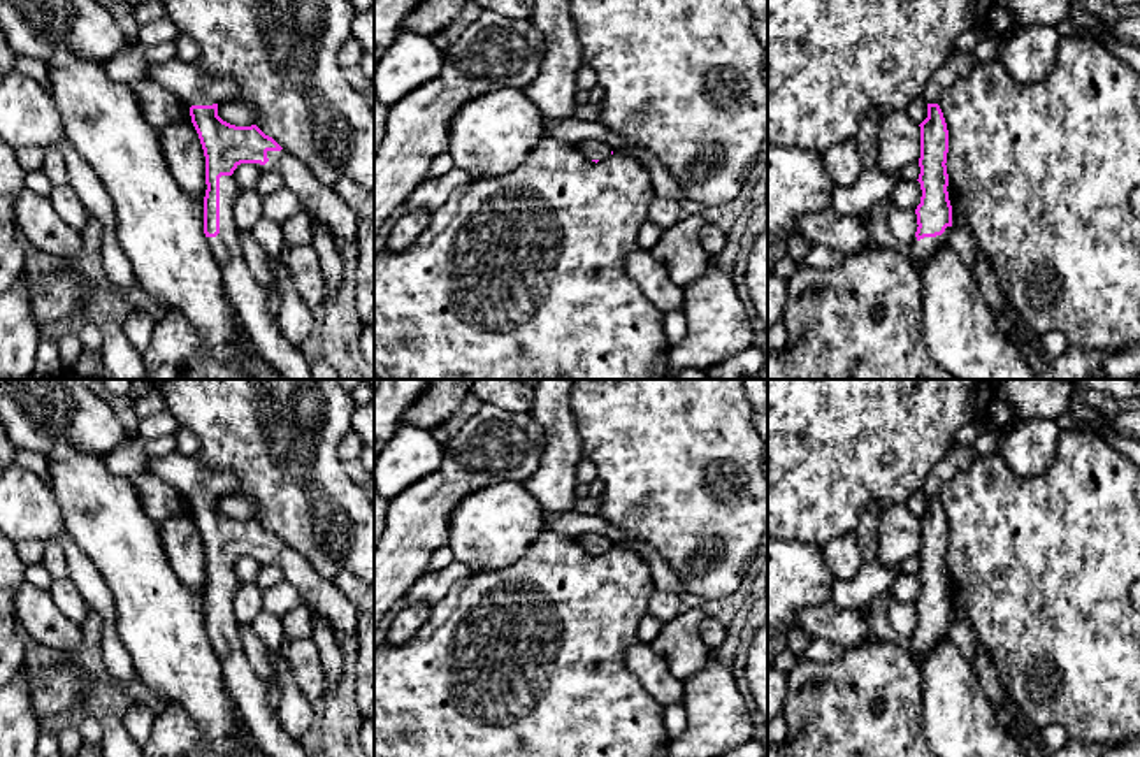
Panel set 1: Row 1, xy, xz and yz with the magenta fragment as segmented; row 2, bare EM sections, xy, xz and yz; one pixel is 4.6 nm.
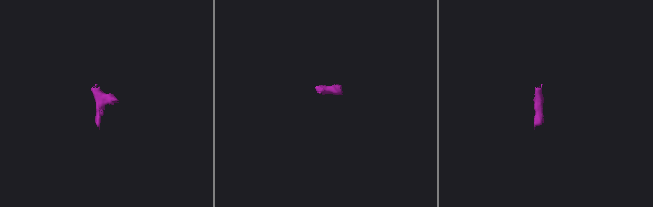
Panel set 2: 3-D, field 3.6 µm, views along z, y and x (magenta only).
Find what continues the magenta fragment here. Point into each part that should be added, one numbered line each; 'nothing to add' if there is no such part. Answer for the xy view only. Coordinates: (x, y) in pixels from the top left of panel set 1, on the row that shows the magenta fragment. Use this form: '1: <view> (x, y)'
1: xy (185, 79)
2: xy (324, 206)
3: xy (248, 299)

